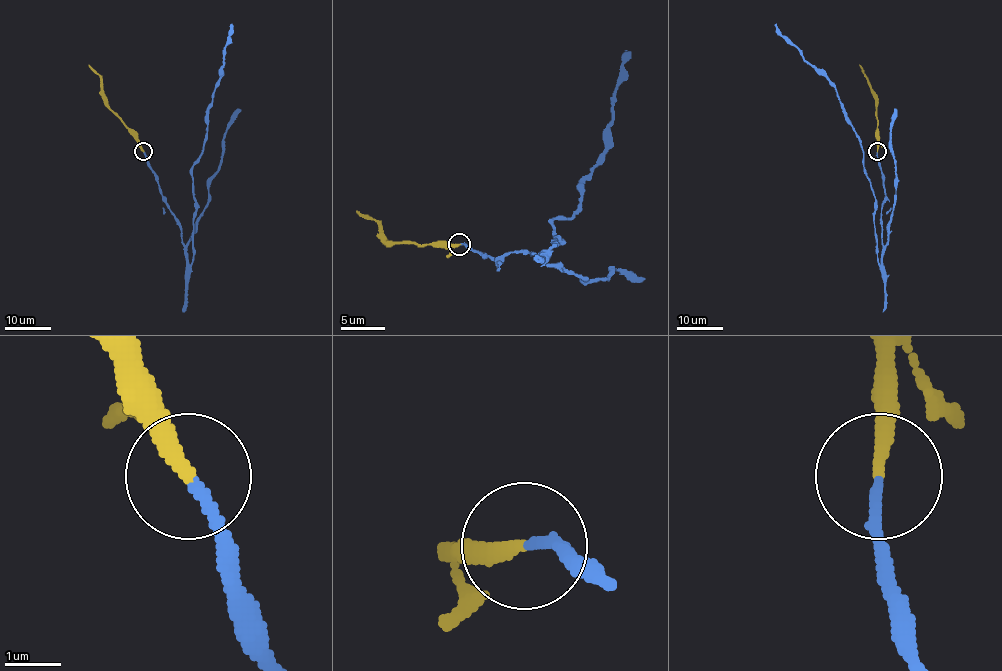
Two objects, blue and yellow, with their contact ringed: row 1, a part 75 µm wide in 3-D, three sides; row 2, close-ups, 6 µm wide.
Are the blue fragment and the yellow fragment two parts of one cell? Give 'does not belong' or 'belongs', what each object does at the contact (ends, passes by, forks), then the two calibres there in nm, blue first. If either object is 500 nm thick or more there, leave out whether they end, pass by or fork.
belongs | blue ends | yellow ends | 170/280 nm

